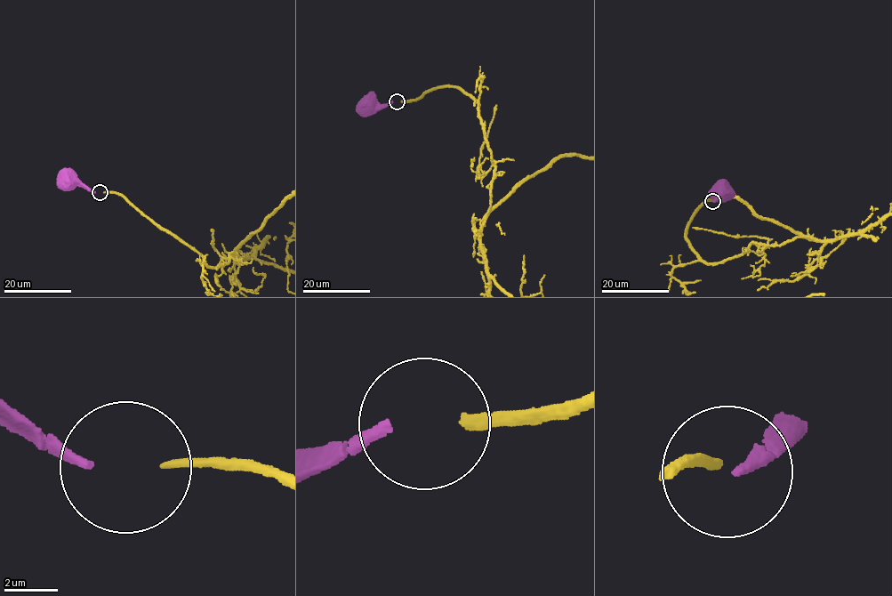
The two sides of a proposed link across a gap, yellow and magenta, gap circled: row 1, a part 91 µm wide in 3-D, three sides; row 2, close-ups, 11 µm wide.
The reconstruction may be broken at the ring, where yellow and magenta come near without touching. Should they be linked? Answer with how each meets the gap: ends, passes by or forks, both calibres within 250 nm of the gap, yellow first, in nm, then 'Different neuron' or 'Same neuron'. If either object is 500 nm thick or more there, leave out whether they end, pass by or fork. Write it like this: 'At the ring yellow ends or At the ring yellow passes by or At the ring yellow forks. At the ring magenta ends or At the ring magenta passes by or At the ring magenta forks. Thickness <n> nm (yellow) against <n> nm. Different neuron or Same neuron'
At the ring yellow ends. At the ring magenta ends. Thickness 360 nm (yellow) against 360 nm. Same neuron

